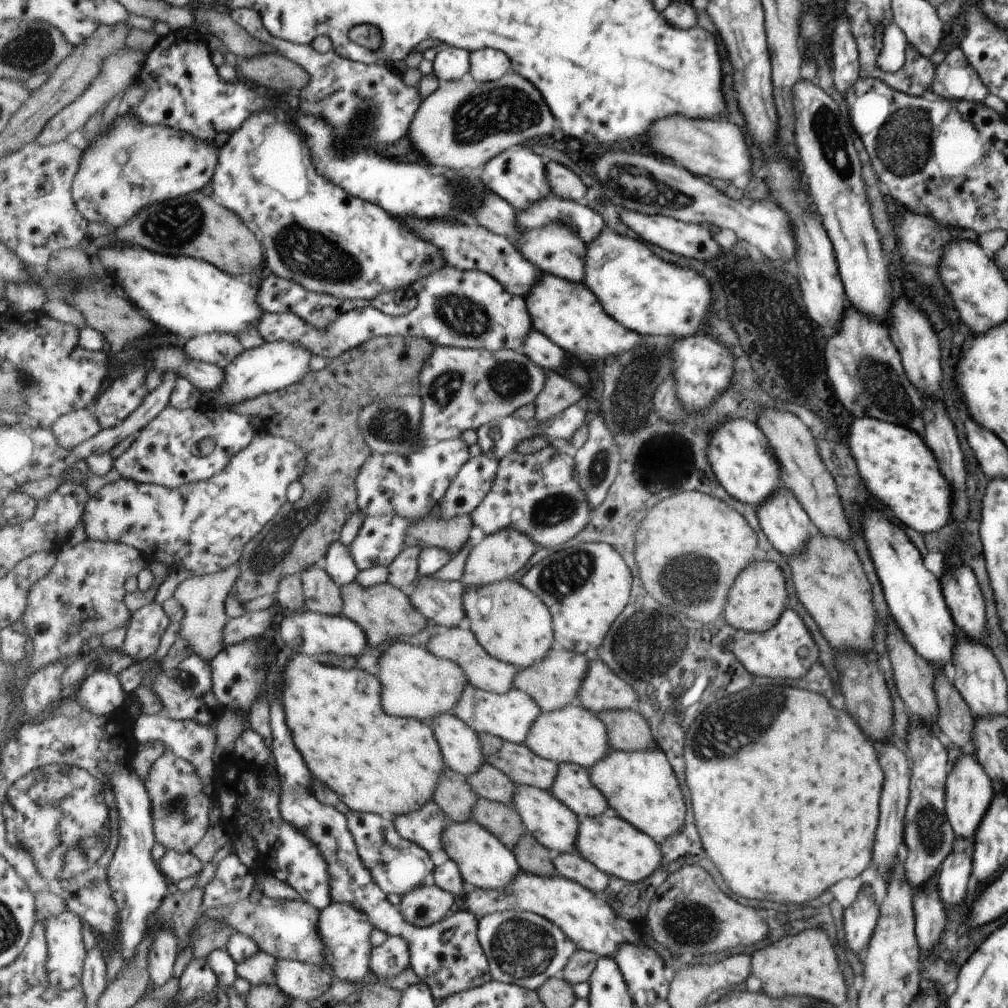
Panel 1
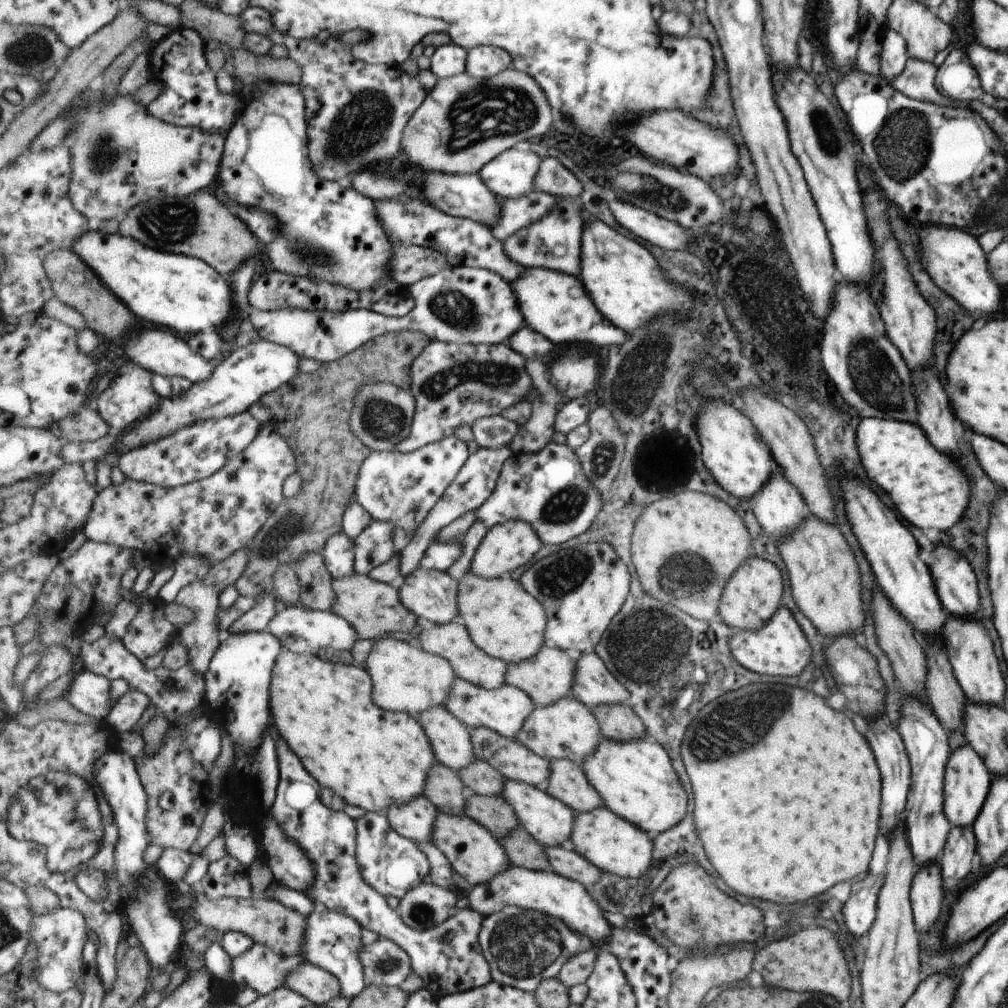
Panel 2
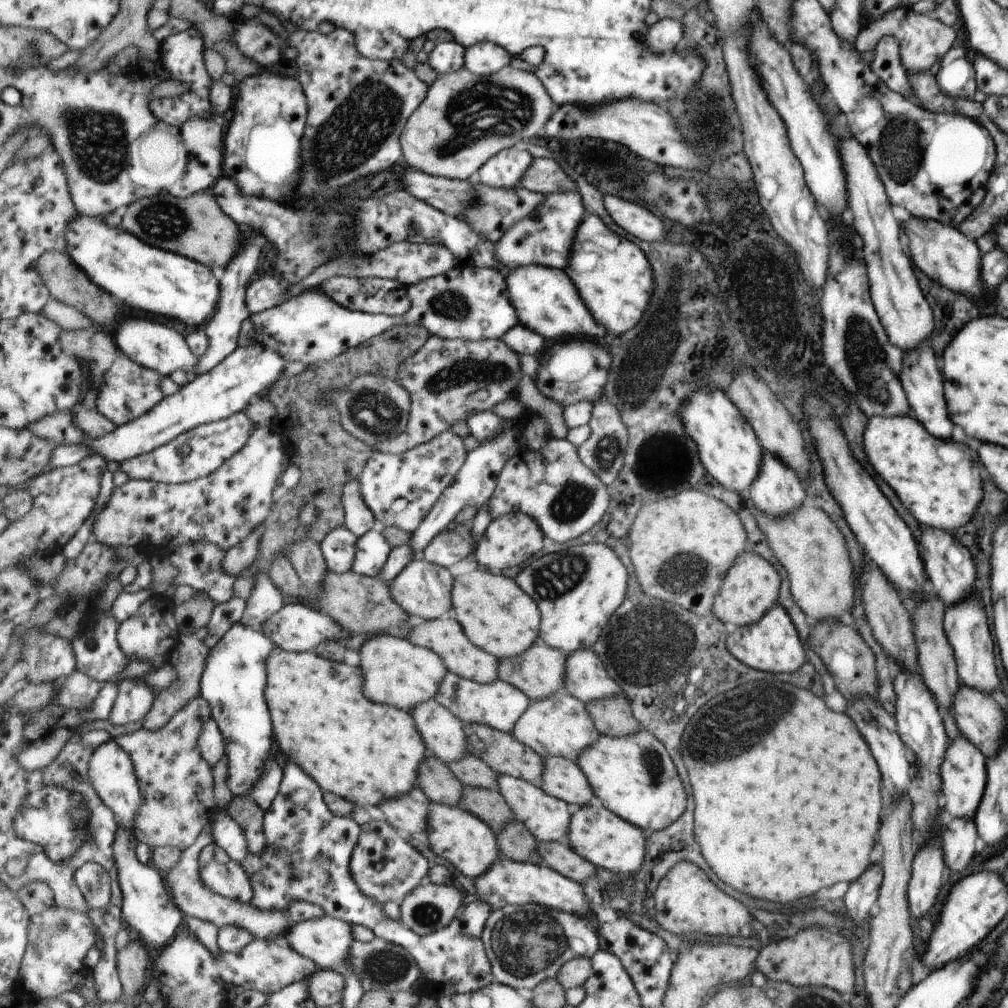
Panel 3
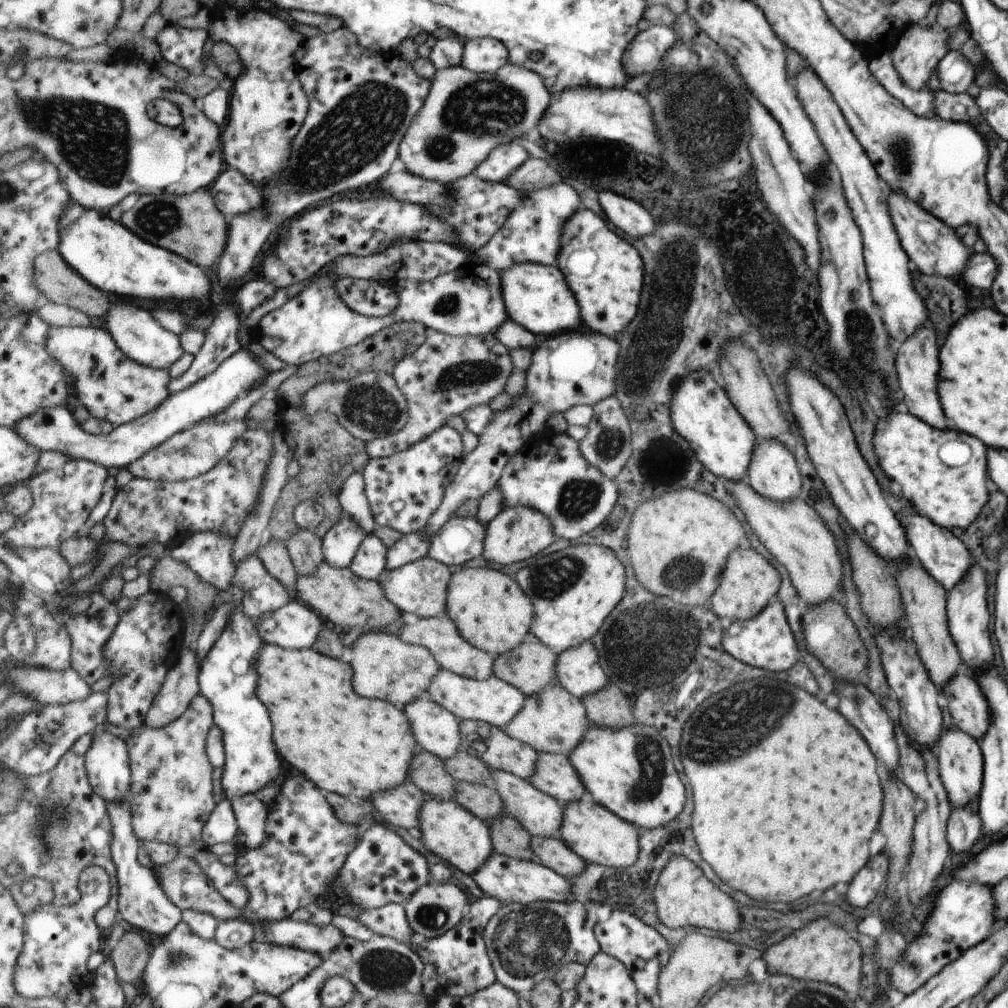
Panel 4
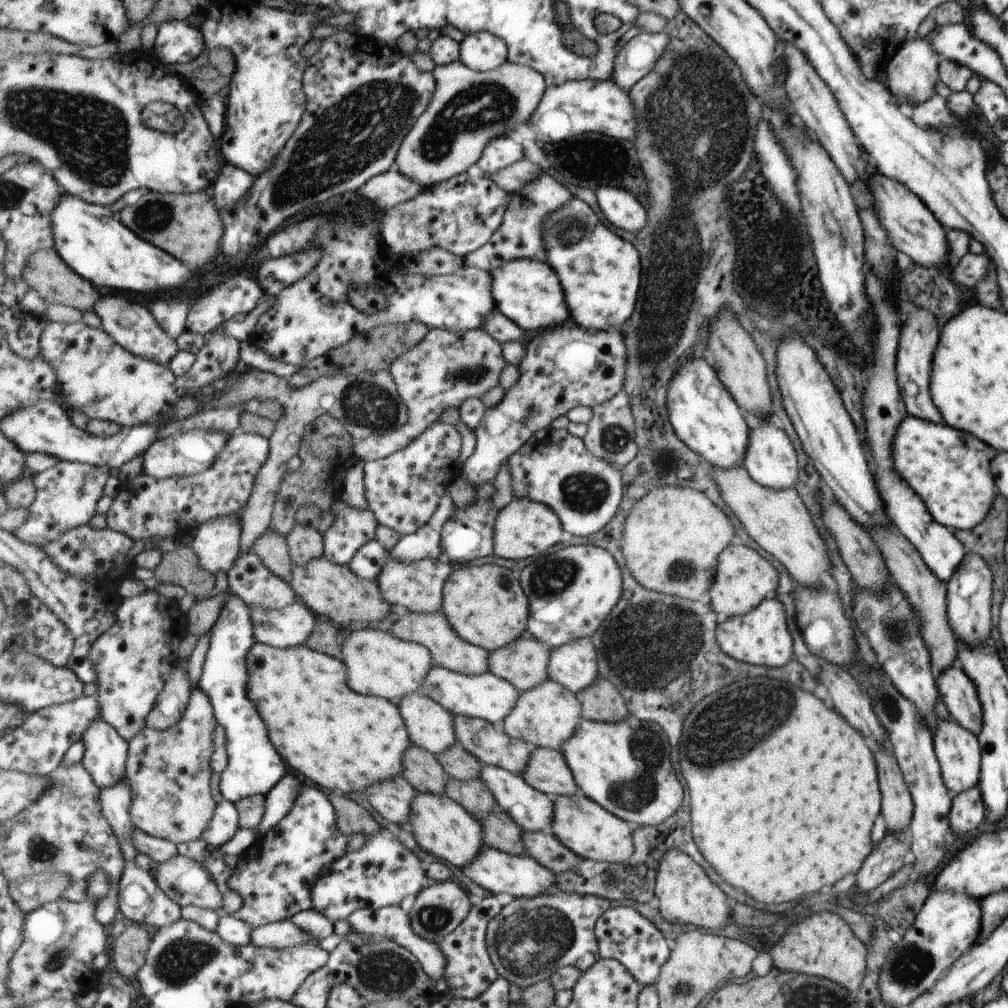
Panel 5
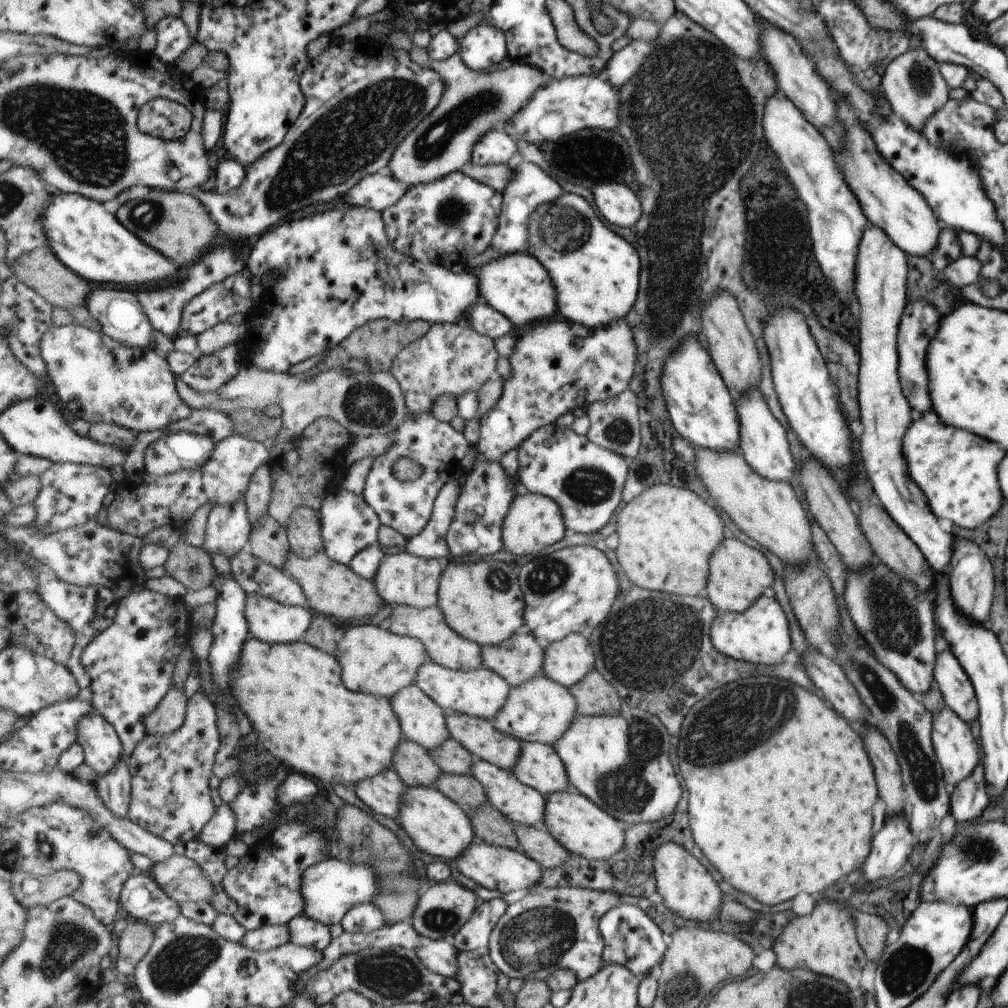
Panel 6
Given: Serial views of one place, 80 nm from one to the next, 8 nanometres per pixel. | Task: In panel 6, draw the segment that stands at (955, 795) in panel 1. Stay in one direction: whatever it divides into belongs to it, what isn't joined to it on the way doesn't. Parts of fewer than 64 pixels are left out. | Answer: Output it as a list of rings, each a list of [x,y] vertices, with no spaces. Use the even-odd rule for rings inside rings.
[[[943,708],[933,713],[932,741],[933,750],[940,760],[944,779],[955,786],[960,780],[972,773],[973,767],[981,759],[978,756],[979,745],[976,737],[972,735],[971,725],[961,720],[950,708]]]

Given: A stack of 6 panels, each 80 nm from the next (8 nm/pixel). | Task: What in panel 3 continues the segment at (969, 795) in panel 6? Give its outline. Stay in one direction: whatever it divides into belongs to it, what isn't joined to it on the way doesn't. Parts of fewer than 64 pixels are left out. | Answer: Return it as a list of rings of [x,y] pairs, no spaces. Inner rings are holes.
[[[965,818],[949,819],[945,822],[940,845],[943,850],[945,870],[961,872],[969,864],[973,850],[979,846],[973,821]]]

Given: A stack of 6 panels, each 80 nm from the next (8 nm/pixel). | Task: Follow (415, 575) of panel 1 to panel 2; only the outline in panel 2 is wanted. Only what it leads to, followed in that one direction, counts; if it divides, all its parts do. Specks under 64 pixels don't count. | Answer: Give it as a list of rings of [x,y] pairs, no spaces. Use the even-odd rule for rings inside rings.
[[[479,447],[474,454],[471,454],[468,463],[465,464],[465,467],[461,470],[460,475],[457,476],[453,484],[449,486],[448,491],[445,492],[440,503],[433,508],[428,519],[417,529],[413,540],[409,542],[406,548],[403,548],[403,550],[399,552],[399,562],[401,562],[399,581],[402,581],[404,578],[409,578],[409,574],[413,574],[413,572],[420,567],[425,552],[427,552],[429,546],[437,540],[437,534],[439,534],[445,526],[449,526],[449,524],[452,524],[455,520],[461,518],[461,516],[469,514],[469,512],[476,513],[478,509],[491,498],[497,482],[500,480],[505,462],[512,459],[514,455],[510,447],[499,448],[499,450]]]

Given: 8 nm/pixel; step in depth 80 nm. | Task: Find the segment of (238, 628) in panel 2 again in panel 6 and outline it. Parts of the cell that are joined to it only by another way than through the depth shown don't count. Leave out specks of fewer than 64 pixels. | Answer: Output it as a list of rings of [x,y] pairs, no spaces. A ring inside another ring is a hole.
[[[246,547],[230,560],[231,572],[247,594],[261,593],[286,605],[310,609],[309,599],[303,587],[285,570],[269,564]]]

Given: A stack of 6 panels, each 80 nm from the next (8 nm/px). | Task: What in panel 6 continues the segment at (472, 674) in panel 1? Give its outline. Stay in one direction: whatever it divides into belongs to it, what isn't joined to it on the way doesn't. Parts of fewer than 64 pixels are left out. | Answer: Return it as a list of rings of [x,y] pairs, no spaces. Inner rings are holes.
[[[437,604],[427,608],[417,608],[409,605],[401,605],[386,622],[391,632],[401,636],[410,636],[423,641],[426,646],[429,659],[445,665],[450,669],[473,670],[483,666],[482,646],[455,632],[447,624],[442,608]]]

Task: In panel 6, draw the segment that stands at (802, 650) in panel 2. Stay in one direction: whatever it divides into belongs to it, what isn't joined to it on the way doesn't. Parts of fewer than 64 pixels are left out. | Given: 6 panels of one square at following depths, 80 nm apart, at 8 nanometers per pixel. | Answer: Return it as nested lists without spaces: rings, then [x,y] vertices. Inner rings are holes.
[[[767,595],[760,596],[742,613],[719,612],[710,624],[709,638],[719,654],[725,654],[729,658],[745,662],[747,666],[752,665],[759,669],[779,664],[783,654],[791,646],[785,613],[773,596]]]

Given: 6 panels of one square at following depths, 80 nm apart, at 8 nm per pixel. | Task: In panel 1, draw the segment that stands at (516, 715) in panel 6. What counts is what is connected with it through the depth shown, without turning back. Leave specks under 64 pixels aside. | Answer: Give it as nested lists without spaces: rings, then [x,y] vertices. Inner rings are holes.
[[[577,702],[553,712],[542,712],[539,719],[533,723],[526,744],[540,757],[545,757],[558,764],[561,762],[575,763],[588,770],[595,763],[604,759],[604,756],[611,750],[607,725],[596,713]]]

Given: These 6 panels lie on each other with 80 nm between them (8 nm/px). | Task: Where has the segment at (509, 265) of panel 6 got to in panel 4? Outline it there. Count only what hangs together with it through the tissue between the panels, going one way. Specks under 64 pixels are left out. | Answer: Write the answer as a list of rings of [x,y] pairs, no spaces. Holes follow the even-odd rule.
[[[516,264],[501,272],[501,290],[508,316],[539,338],[583,329],[580,306],[564,272],[557,265]]]

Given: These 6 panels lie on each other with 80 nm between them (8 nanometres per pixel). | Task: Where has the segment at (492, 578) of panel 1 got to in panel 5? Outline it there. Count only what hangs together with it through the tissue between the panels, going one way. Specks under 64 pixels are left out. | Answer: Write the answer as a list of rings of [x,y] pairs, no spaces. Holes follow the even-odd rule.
[[[513,498],[498,516],[494,536],[496,542],[494,554],[513,560],[521,560],[521,558],[534,560],[544,556],[545,552],[553,548],[555,544],[559,544],[564,532],[564,524],[560,516],[550,506],[533,499]]]

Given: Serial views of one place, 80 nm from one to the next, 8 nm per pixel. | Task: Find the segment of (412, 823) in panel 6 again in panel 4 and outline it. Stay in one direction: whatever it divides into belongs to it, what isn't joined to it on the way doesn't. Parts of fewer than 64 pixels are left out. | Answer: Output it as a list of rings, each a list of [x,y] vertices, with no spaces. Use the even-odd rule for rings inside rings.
[[[429,797],[421,807],[419,830],[421,840],[428,850],[471,876],[495,853],[491,828],[454,798],[442,801]]]

